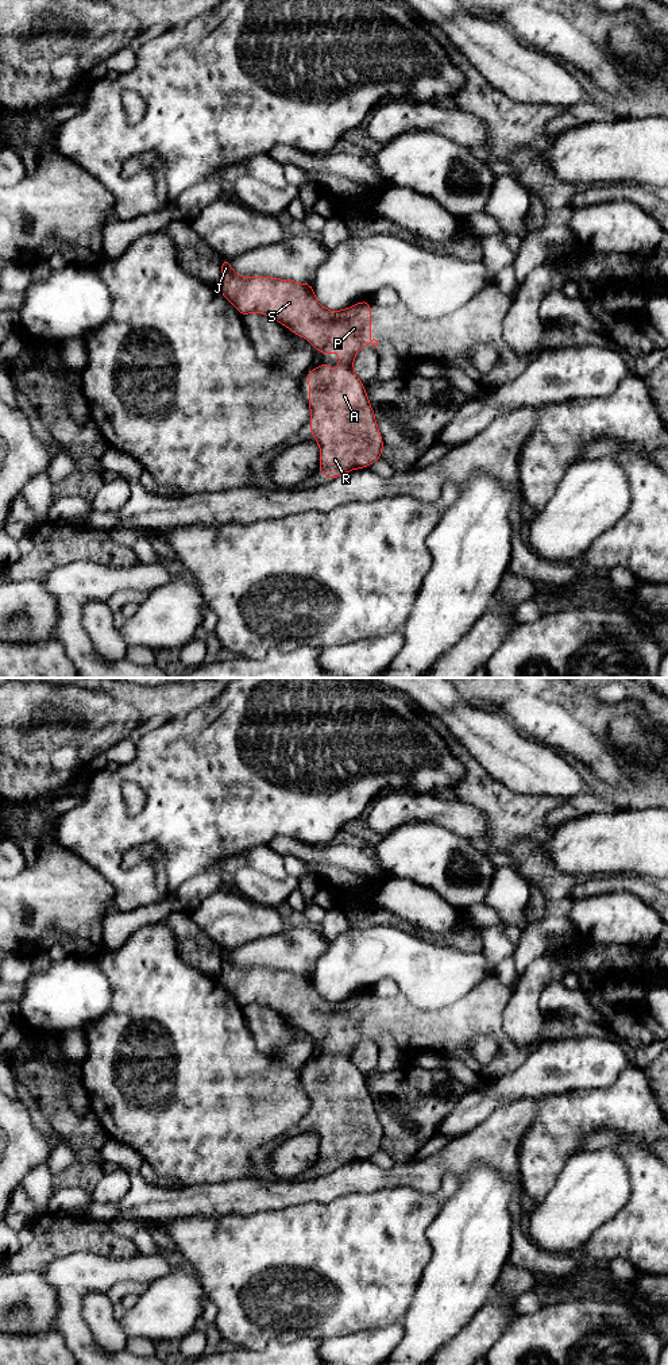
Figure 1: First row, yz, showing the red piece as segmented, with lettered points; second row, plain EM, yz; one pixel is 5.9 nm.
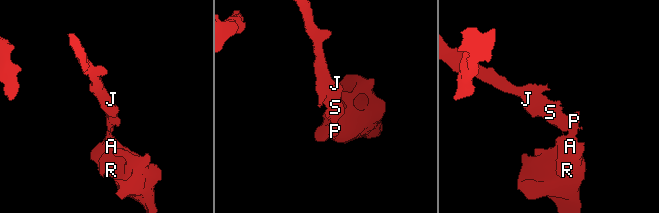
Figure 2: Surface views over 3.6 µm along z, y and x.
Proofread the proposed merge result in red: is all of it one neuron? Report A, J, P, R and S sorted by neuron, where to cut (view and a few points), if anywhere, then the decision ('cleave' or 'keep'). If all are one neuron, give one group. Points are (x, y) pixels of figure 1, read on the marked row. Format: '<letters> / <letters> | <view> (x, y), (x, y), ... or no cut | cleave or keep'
A J P R S | no cut | keep

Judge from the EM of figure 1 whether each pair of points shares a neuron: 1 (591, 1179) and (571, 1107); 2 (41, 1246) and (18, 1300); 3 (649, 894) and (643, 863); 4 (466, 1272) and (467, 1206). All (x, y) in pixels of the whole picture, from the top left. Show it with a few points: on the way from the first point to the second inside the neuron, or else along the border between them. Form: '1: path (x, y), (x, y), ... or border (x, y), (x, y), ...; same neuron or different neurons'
1: border (580, 1152), (567, 1160), (559, 1175); different neurons
2: border (14, 1271), (38, 1271), (45, 1275); different neurons
3: border (616, 872), (633, 872), (651, 879); different neurons
4: path (467, 1256), (467, 1222); same neuron

